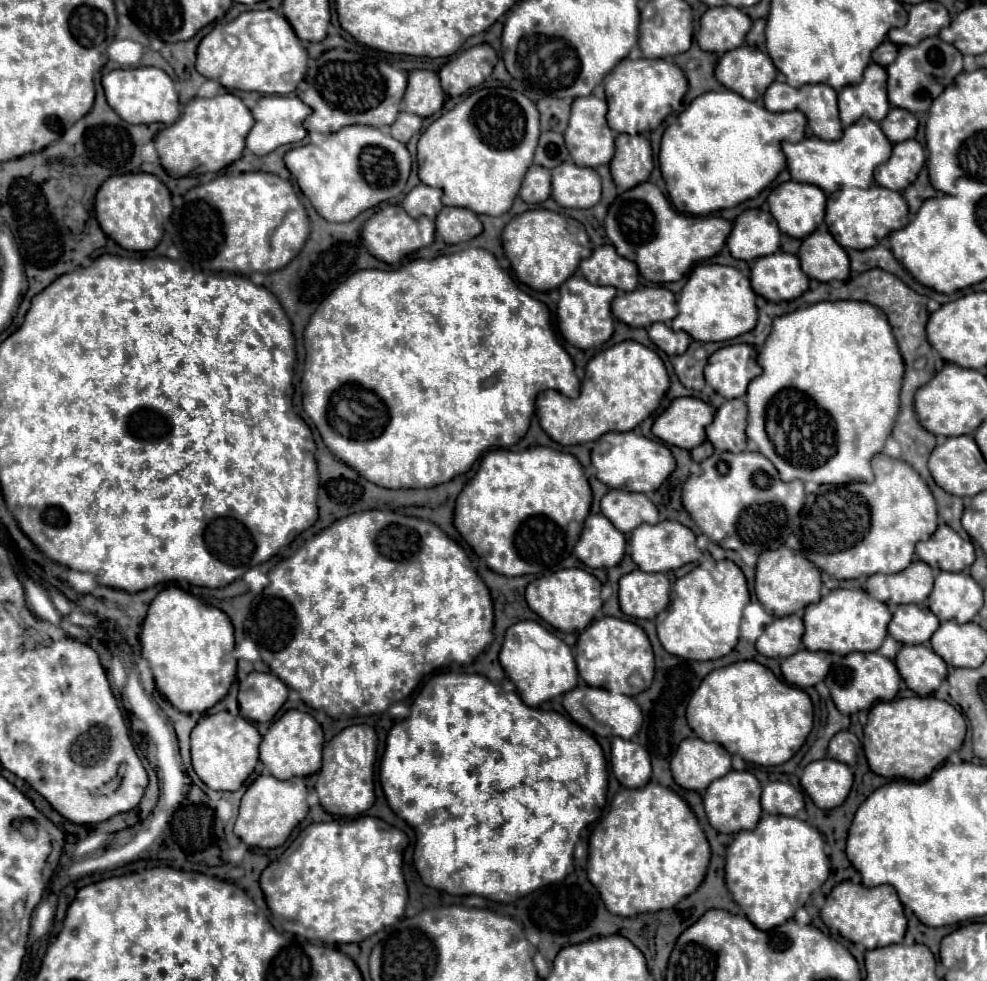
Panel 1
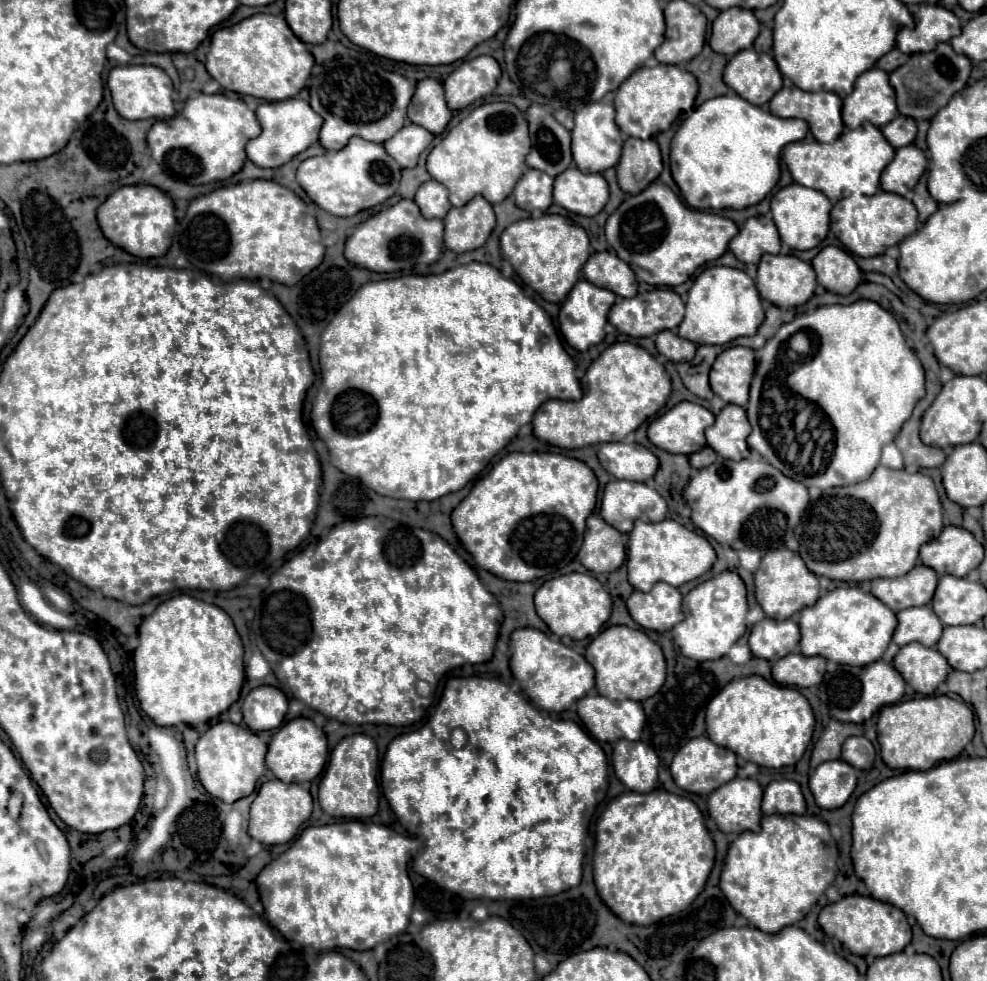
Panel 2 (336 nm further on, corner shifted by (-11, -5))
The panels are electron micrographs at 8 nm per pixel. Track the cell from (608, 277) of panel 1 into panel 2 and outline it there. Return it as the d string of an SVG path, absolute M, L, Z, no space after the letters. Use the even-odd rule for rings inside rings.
M592 253L584 265L584 277L596 287L614 291L620 297L636 295L638 283L634 271L614 253Z

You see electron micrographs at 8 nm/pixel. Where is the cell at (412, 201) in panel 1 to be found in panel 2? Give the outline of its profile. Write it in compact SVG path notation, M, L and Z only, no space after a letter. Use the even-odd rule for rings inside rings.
M434 179L426 181L424 185L420 185L420 189L416 191L414 201L420 207L422 215L428 217L428 219L432 219L432 217L444 219L446 213L452 207L450 201L448 201L448 189L442 183L434 181Z

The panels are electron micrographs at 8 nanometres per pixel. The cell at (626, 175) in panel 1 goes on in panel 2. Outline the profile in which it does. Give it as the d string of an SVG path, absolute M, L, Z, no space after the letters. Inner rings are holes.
M628 137L624 141L624 147L622 147L622 157L620 157L620 163L616 165L616 173L618 173L618 185L622 191L626 193L640 193L644 187L648 187L648 183L656 181L662 173L662 157L660 157L660 147L654 139L634 139L634 137Z

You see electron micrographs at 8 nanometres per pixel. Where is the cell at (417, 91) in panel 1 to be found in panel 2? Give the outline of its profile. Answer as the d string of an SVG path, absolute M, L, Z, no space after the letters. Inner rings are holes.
M430 77L422 79L408 105L408 119L432 131L434 135L440 135L446 129L450 117L452 111L446 105L442 83Z

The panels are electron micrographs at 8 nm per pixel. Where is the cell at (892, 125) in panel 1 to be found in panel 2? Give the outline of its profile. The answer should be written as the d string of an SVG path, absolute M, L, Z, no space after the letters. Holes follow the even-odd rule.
M898 115L882 131L884 131L884 137L888 139L888 143L892 143L892 147L898 149L898 147L906 147L906 145L914 143L916 123L914 123L914 119L908 119L904 115Z

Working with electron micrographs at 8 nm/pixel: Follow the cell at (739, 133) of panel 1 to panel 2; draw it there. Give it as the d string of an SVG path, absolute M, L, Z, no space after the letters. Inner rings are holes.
M722 95L702 103L676 131L670 149L672 177L684 201L700 211L746 209L760 203L780 179L780 151L792 141L806 139L808 123L802 119L782 119L742 99L740 95Z

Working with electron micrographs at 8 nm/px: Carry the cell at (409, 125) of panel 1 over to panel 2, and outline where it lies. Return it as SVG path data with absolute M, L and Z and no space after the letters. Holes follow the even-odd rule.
M408 123L392 139L384 141L384 147L400 163L400 167L406 169L418 163L418 155L432 143L432 139L434 135L428 129Z

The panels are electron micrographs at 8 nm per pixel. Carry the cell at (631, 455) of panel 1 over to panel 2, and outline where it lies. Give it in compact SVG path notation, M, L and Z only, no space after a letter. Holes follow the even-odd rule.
M602 443L598 459L616 479L632 479L638 483L652 479L660 467L658 457L638 443Z

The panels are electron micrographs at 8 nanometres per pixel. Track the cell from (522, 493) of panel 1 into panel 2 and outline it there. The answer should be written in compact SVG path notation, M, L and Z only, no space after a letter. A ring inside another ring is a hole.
M508 453L492 471L480 479L470 495L452 511L452 525L474 561L508 581L532 581L538 577L558 575L572 563L582 547L586 519L596 507L598 479L592 469L572 457L558 453Z

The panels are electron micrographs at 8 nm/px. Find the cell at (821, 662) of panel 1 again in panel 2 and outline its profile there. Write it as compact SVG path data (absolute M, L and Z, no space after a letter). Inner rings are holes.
M800 653L786 655L772 665L772 677L788 687L812 687L822 681L826 673L826 659L804 657Z

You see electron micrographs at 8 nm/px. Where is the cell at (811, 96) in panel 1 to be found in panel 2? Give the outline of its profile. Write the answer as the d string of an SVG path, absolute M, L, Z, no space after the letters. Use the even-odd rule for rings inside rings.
M798 87L780 89L772 101L770 111L776 117L796 117L810 125L810 133L820 143L832 143L844 131L842 99L830 91L806 93Z

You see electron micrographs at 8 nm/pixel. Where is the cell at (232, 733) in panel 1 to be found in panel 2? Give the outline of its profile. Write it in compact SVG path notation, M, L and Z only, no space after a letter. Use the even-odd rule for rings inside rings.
M220 721L212 725L196 743L198 779L210 795L222 799L224 803L234 803L248 797L256 789L256 781L266 771L264 757L266 743L262 743L254 731L230 721Z

